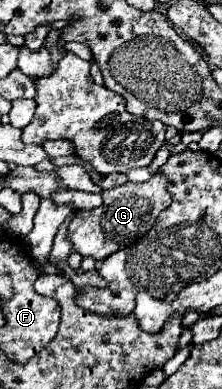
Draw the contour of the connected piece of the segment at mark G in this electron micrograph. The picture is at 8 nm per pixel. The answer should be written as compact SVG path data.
M155 172L149 182L127 182L123 186L103 190L101 196L103 204L99 208L77 212L77 216L69 224L69 240L73 244L73 250L81 256L91 256L97 262L103 262L113 252L135 244L153 226L159 212L171 204L165 178L159 172Z

